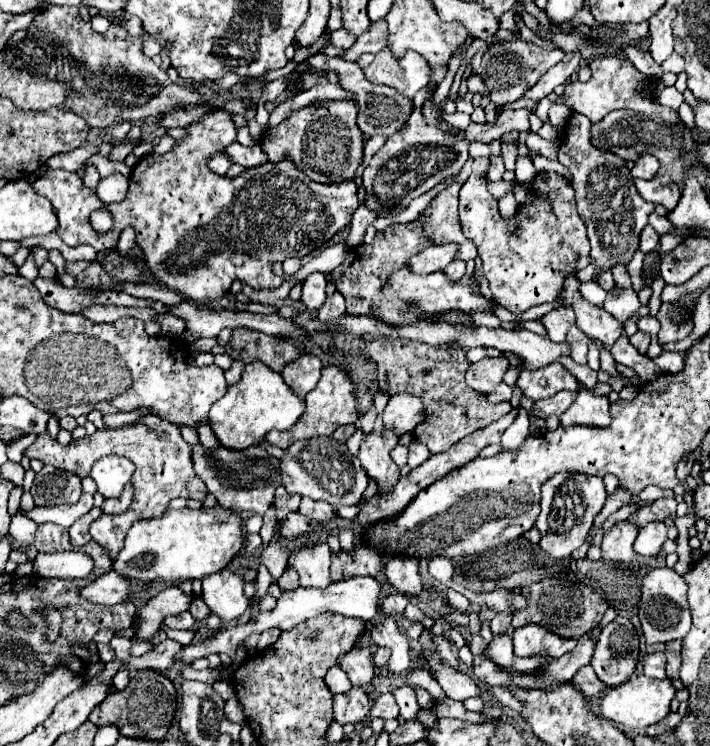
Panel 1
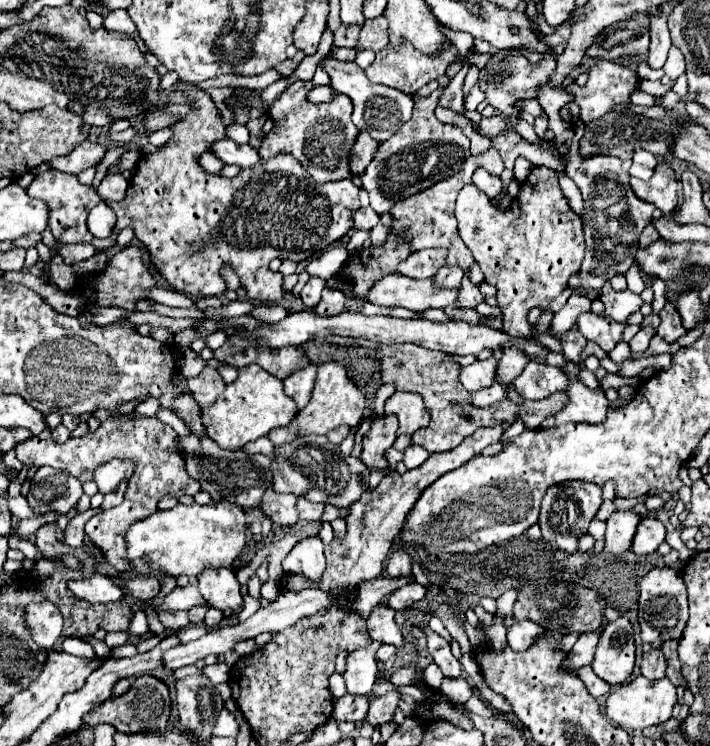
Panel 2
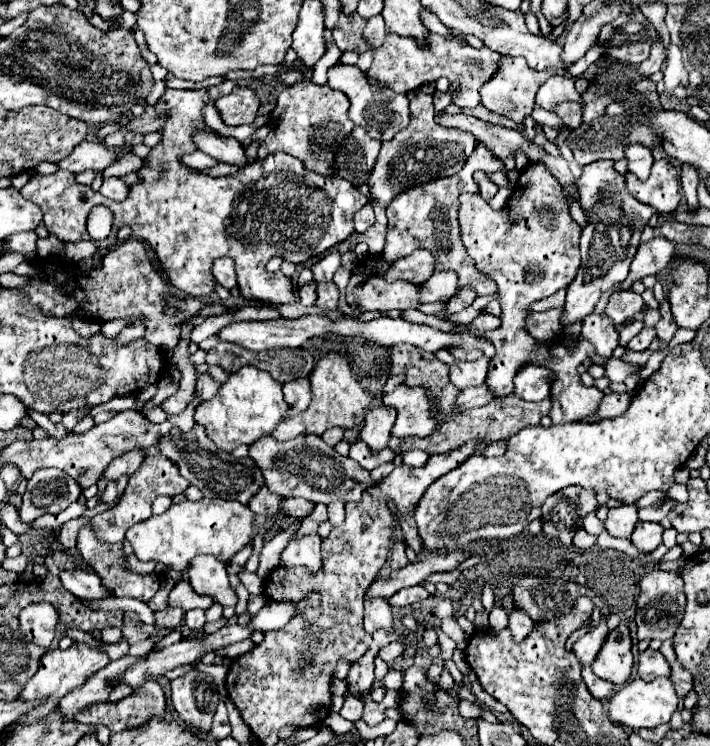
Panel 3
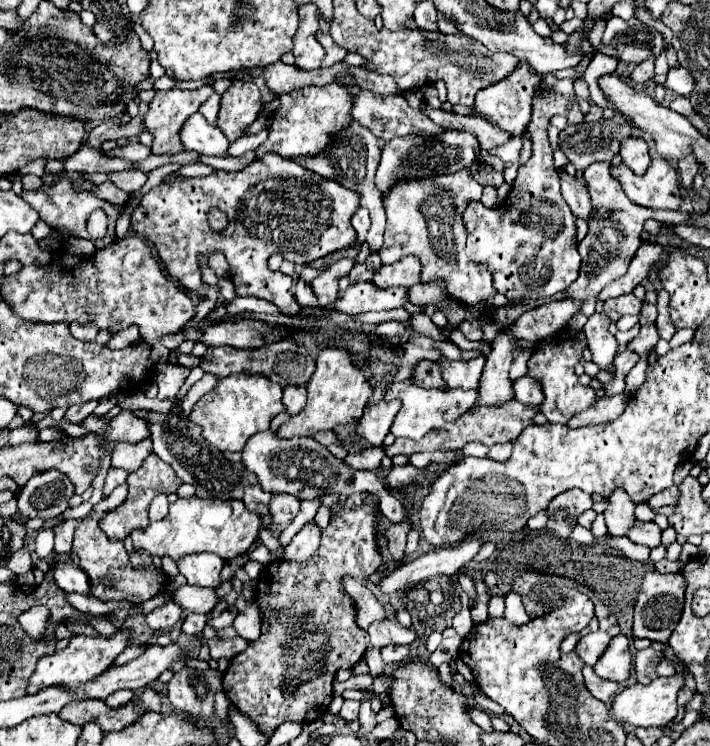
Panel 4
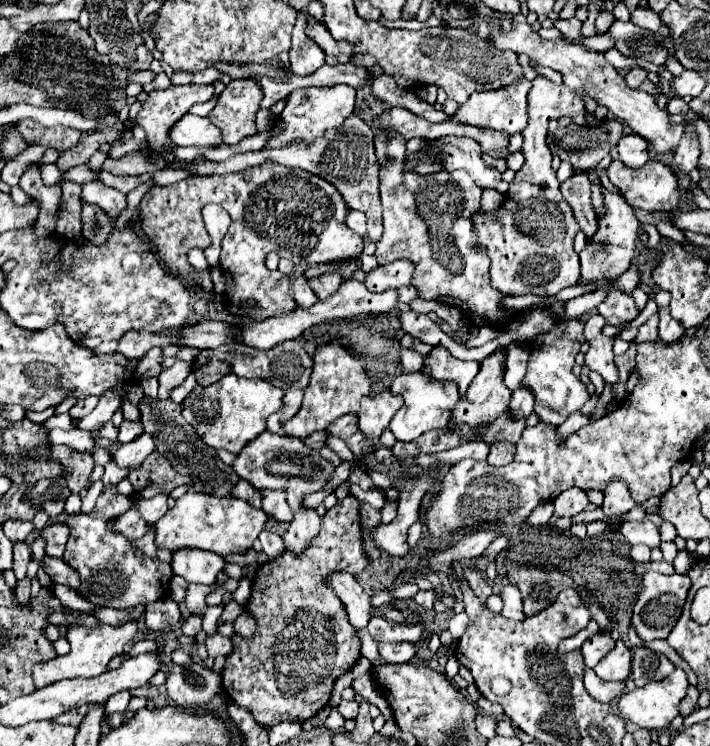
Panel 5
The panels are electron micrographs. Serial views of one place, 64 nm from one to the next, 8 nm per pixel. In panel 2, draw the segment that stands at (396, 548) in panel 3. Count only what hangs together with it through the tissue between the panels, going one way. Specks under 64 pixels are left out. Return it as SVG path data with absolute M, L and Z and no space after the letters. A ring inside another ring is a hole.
M396 550L386 564L386 574L390 578L400 576L400 578L410 580L412 578L412 556L406 550Z

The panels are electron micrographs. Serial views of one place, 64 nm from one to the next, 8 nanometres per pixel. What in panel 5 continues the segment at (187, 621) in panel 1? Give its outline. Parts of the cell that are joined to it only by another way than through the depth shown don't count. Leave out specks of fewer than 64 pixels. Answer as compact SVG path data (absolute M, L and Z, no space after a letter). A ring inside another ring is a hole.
M160 598L152 604L148 604L144 620L146 620L146 626L154 632L172 630L180 622L178 602L174 602L172 598Z

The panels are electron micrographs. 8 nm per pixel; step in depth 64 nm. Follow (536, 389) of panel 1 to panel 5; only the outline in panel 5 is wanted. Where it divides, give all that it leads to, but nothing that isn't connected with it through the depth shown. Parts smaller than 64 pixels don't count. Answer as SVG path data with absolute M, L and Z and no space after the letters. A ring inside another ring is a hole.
M520 384L520 386L514 390L514 394L512 394L512 400L510 400L508 410L510 410L516 418L520 418L520 416L530 416L532 410L534 410L534 402L536 402L536 398L532 396L532 392L528 392L528 388L524 388L524 386Z

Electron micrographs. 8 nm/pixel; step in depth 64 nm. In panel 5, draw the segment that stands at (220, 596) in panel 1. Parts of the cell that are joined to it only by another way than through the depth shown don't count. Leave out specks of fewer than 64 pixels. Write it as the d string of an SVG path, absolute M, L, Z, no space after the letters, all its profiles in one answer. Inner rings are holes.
M178 550L172 554L172 572L182 576L186 582L212 586L216 574L224 568L224 558L214 552L200 550Z

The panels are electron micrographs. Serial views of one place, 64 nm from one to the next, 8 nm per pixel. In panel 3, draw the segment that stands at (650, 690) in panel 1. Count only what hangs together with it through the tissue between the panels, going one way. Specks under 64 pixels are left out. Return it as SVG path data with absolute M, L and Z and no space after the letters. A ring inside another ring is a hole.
M636 678L630 684L626 684L620 692L616 692L616 696L610 698L608 716L616 724L622 724L630 730L654 728L658 724L670 722L670 716L676 710L676 706L678 706L678 696L676 696L676 690L674 690L670 678L656 678L652 682L644 682L642 678Z

